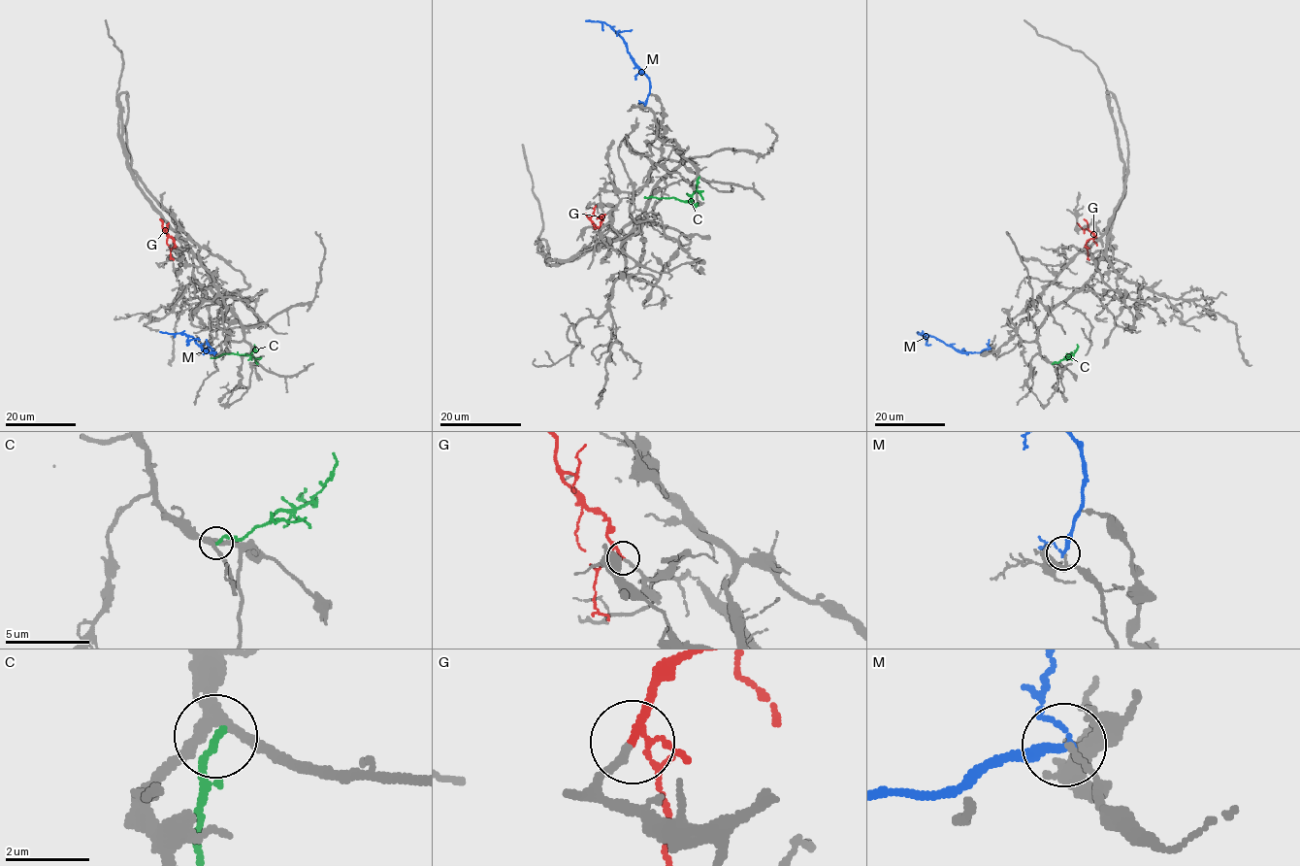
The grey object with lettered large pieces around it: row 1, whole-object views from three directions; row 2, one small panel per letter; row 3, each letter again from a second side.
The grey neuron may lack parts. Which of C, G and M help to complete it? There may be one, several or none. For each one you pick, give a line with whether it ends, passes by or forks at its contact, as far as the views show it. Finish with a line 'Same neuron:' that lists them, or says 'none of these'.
G: it passes by
Same neuron: G

